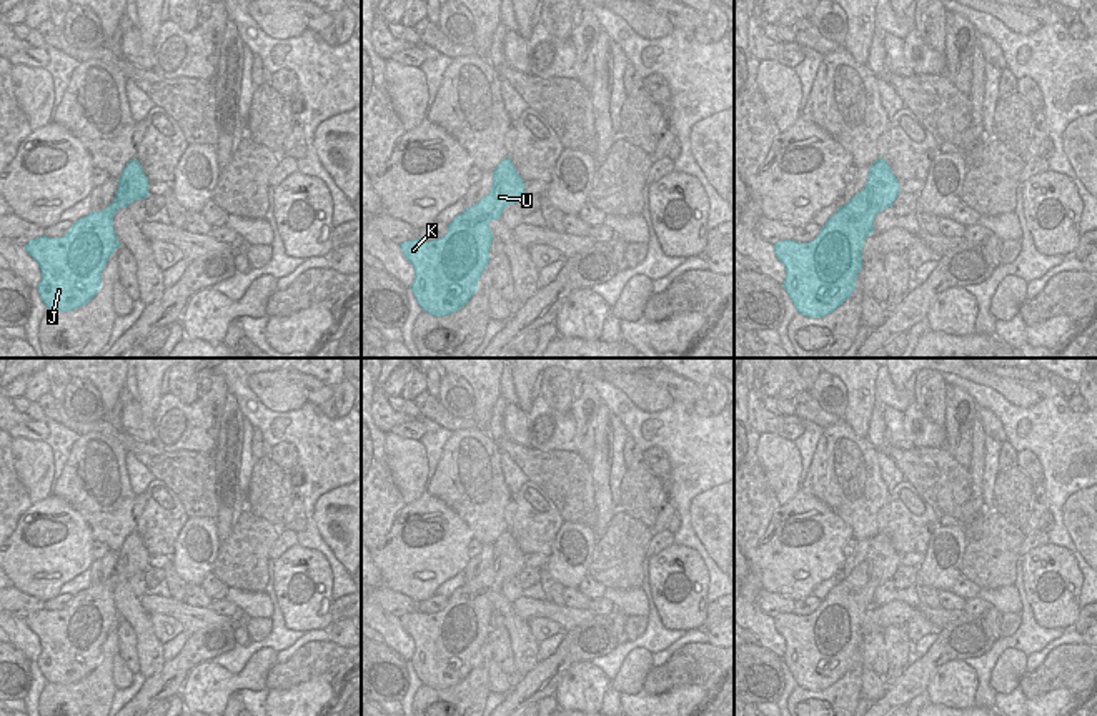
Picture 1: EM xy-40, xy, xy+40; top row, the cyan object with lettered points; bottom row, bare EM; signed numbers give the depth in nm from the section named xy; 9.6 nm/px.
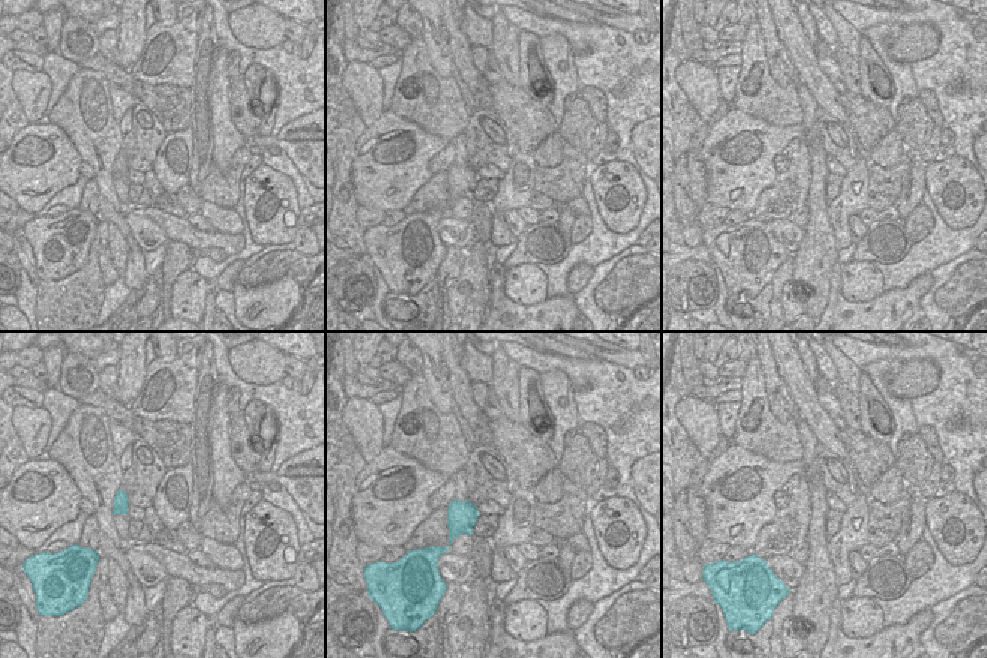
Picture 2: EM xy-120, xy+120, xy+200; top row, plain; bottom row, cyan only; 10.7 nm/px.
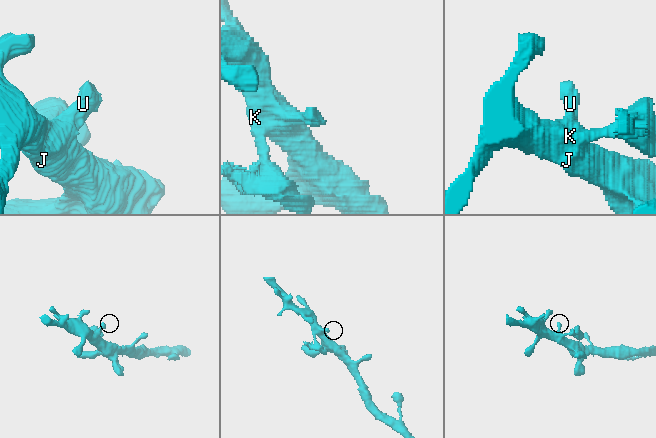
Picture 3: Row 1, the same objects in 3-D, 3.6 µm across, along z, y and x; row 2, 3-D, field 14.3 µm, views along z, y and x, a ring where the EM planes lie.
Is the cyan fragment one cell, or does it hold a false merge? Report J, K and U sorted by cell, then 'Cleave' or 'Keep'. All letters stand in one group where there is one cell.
Groups: J K U. Keep.

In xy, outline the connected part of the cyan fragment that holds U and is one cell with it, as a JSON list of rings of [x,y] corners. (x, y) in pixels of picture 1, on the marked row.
[[[508,157],[493,170],[489,193],[454,216],[444,236],[433,241],[416,238],[400,245],[414,268],[410,288],[423,311],[446,316],[469,301],[491,258],[494,236],[489,221],[501,218],[503,210],[518,203],[523,195],[524,180]]]

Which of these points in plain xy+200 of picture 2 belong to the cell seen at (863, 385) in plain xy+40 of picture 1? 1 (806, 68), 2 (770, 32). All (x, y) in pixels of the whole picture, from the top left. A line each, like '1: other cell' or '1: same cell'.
1: other cell
2: same cell

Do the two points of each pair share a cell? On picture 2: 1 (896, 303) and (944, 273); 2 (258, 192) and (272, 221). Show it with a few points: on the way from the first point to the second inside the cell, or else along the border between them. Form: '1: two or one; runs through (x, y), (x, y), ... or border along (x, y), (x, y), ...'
1: two; border along (932, 273), (933, 284), (920, 300), (924, 314)
2: one; runs through (257, 203), (252, 215), (261, 224)

